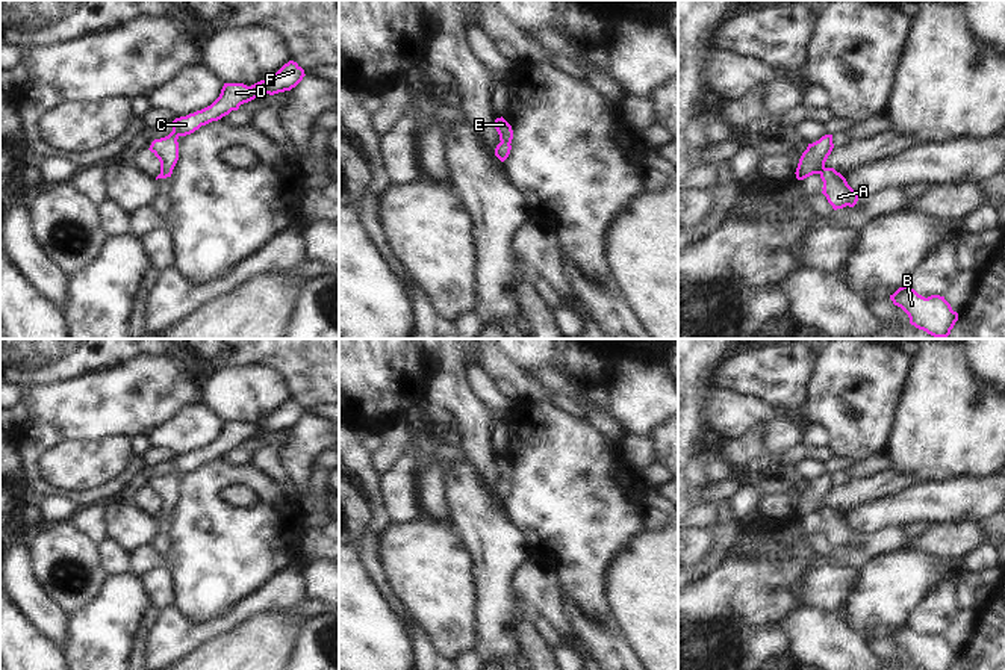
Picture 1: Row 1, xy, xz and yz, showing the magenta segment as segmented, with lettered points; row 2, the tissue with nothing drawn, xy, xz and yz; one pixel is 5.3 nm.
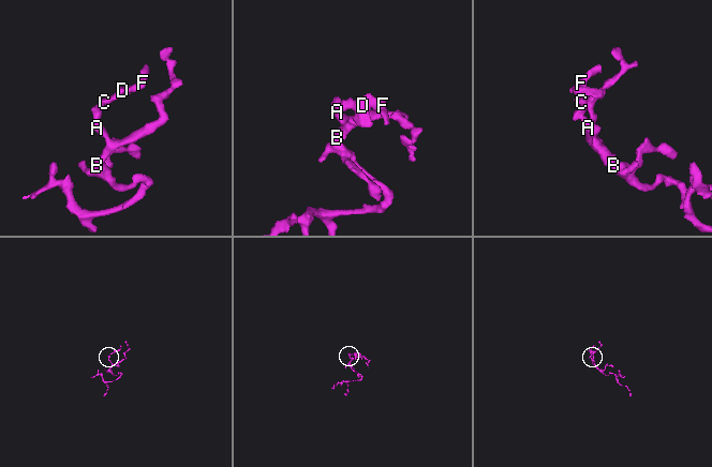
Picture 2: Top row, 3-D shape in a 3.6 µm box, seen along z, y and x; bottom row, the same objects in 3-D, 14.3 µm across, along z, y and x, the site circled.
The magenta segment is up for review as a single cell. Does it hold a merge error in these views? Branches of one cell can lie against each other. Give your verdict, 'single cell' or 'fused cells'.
single cell

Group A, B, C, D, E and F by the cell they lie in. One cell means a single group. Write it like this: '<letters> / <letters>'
A B C D E F

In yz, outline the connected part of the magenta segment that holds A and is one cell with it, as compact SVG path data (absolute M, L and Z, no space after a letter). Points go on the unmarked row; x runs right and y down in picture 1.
M825 473L819 479L808 482L802 492L796 517L804 519L813 513L819 513L823 520L822 532L834 549L846 544L854 546L860 534L848 523L846 517L834 507L826 507L825 501L834 487L832 473Z

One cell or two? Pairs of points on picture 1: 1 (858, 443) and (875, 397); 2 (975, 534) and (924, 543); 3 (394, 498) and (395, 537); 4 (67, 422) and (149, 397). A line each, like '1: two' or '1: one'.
1: one
2: one
3: two
4: one

